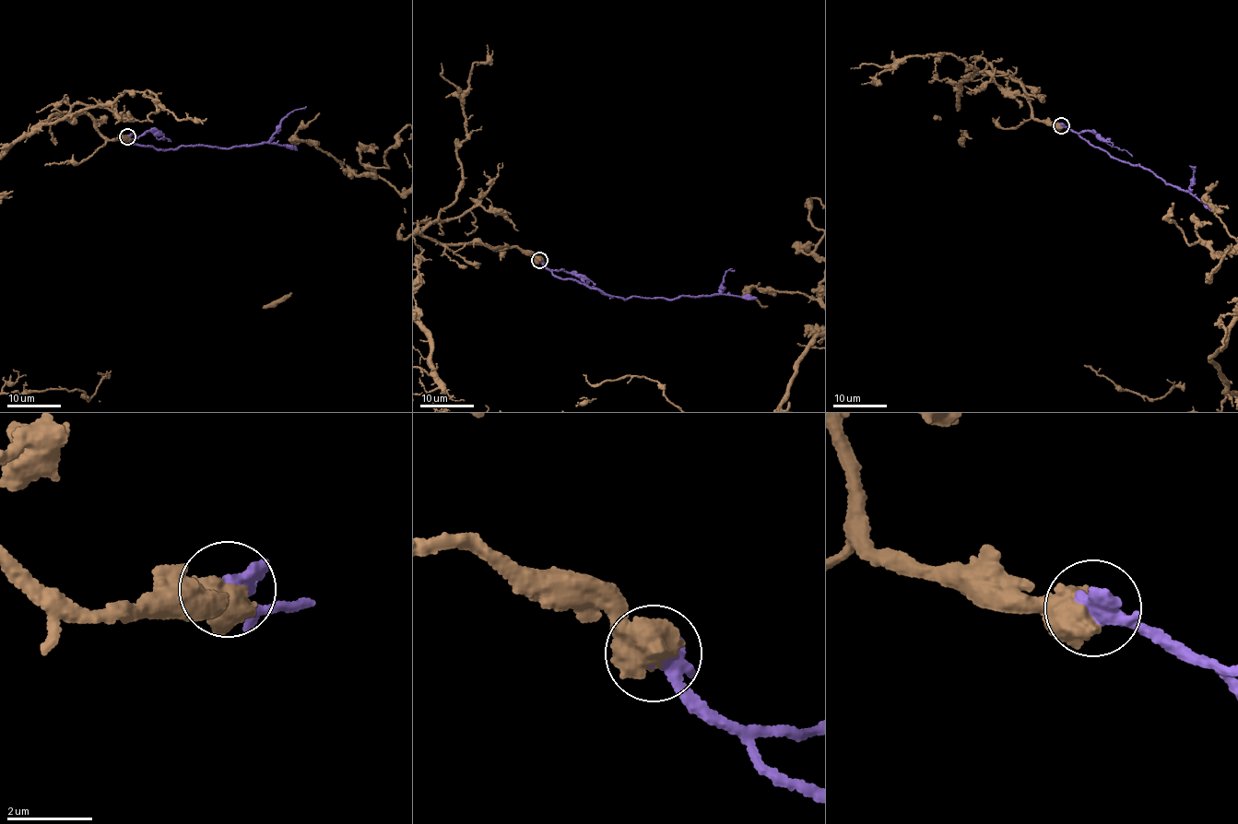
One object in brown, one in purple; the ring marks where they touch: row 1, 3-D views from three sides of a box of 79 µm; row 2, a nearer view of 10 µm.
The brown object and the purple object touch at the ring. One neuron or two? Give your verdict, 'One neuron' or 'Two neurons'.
One neuron

